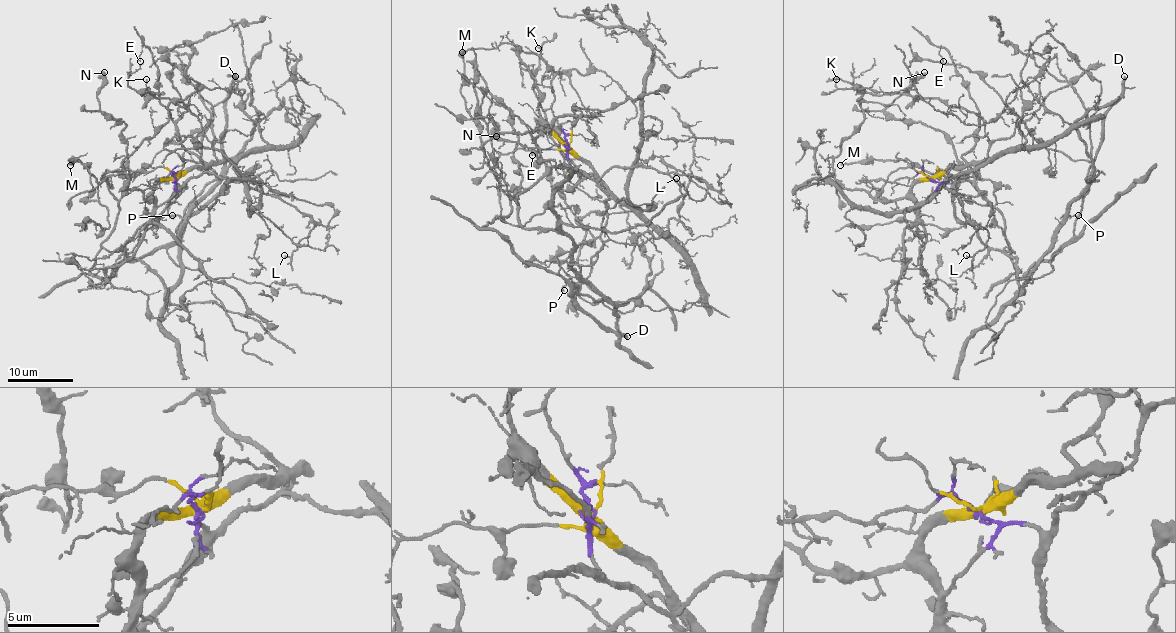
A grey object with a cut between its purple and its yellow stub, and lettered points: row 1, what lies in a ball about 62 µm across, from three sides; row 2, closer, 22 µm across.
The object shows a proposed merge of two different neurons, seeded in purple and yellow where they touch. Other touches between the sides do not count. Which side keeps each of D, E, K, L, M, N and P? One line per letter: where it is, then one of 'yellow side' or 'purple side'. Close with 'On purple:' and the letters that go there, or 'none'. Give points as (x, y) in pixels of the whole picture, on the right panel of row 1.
D: at (1124, 76); purple side
E: at (943, 61); yellow side
K: at (836, 79); yellow side
L: at (966, 255); purple side
M: at (840, 165); yellow side
N: at (924, 72); yellow side
P: at (1078, 215); purple side
On purple: D, L, P

